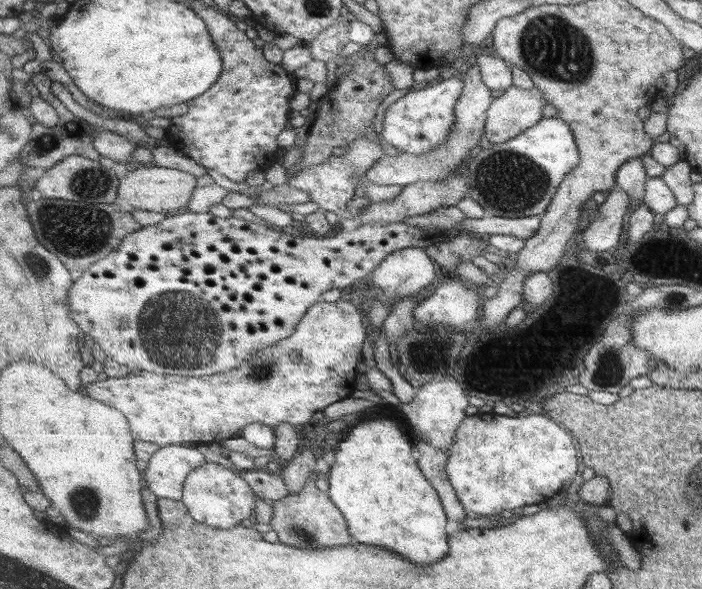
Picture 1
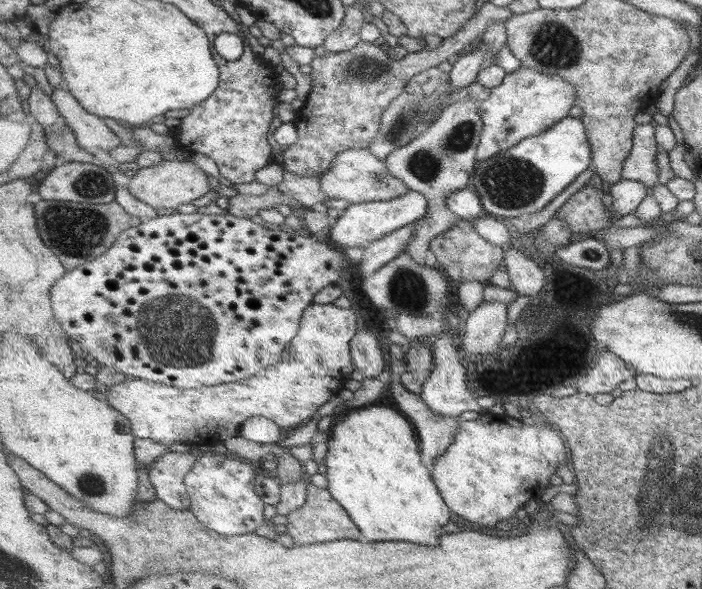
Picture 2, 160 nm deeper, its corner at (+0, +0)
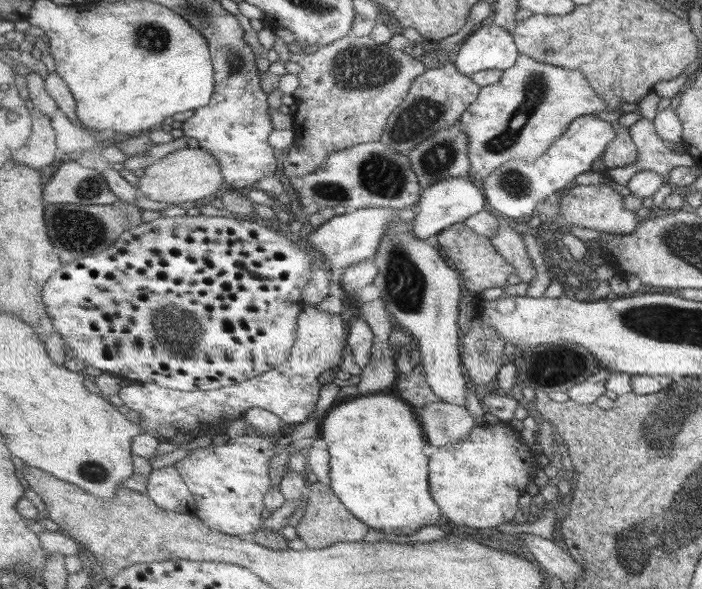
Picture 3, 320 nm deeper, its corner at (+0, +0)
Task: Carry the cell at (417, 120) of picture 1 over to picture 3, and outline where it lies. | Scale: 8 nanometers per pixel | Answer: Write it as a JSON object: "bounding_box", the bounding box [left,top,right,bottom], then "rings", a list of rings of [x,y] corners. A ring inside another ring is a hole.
{"bounding_box":[456,25,519,76],"rings":[[[499,25],[475,28],[456,55],[456,65],[463,74],[473,76],[484,70],[507,70],[519,58],[514,33]]]}

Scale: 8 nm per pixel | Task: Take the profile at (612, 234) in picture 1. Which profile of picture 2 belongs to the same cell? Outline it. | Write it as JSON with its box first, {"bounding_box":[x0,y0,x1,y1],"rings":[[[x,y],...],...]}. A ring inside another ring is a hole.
{"bounding_box":[609,178,651,219],"rings":[[[622,178],[618,183],[610,186],[610,194],[614,203],[609,210],[615,213],[618,219],[634,213],[651,192],[651,188],[639,181]]]}

